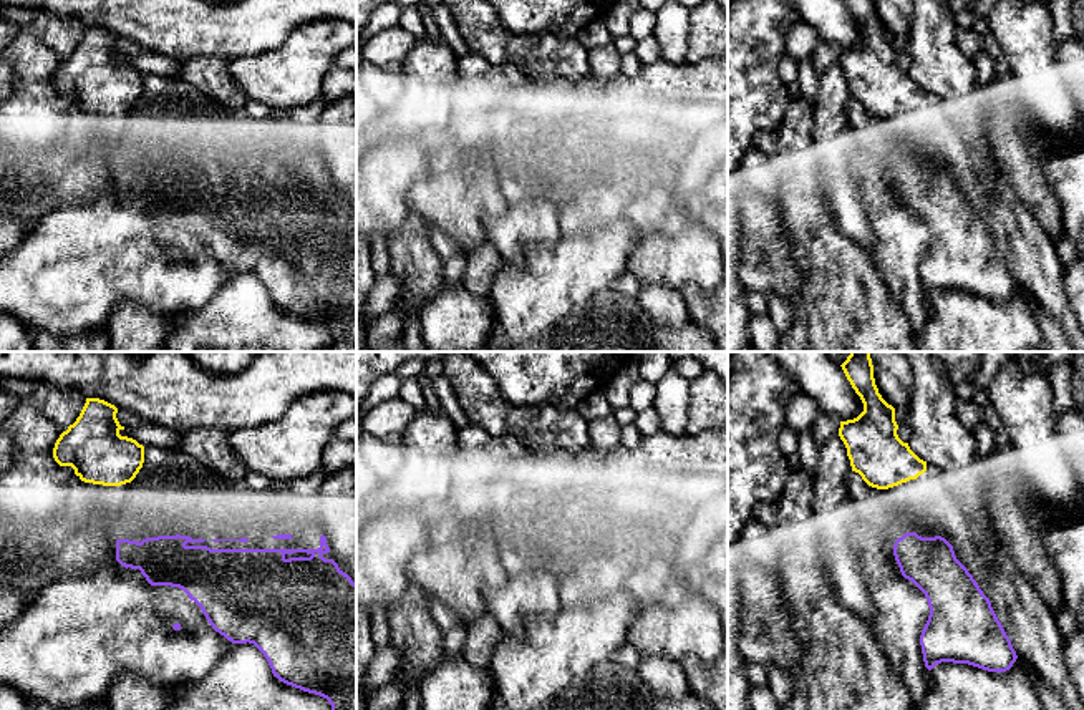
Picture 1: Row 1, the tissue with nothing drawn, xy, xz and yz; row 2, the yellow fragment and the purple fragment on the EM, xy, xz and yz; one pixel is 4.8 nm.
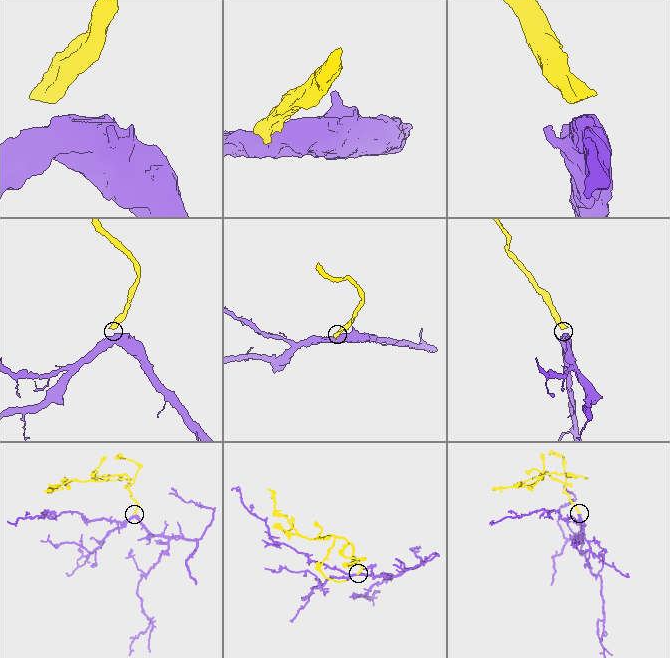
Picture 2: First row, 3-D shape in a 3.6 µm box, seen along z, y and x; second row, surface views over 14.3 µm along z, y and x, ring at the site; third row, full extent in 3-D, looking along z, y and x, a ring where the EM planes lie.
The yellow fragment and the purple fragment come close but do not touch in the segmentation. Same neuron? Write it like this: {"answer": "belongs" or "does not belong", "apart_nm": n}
{"answer": "does not belong", "apart_nm": 240}

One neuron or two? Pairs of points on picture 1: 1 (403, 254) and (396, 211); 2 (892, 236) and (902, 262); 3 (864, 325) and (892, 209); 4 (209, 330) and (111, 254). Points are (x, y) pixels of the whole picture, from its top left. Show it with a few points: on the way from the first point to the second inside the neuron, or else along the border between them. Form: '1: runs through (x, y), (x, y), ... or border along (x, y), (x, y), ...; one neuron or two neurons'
1: border along (388, 241), (390, 266); two neurons
2: runs through (899, 243), (899, 256); one neuron
3: border along (871, 256), (887, 291), (899, 302); two neurons
4: border along (217, 291), (199, 307), (181, 309), (173, 316); two neurons

